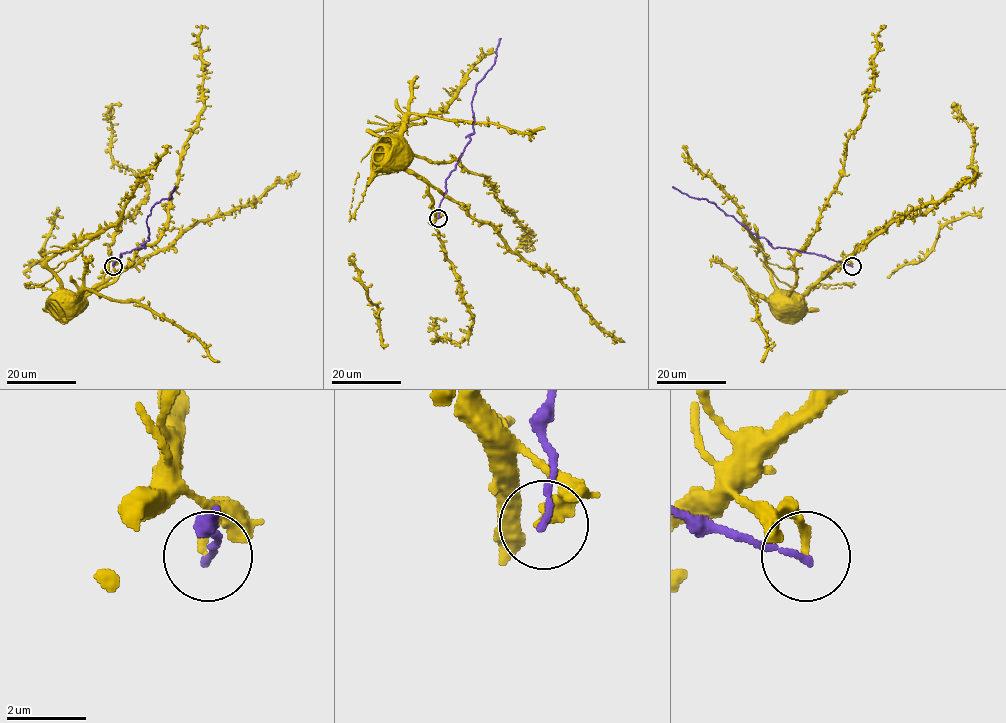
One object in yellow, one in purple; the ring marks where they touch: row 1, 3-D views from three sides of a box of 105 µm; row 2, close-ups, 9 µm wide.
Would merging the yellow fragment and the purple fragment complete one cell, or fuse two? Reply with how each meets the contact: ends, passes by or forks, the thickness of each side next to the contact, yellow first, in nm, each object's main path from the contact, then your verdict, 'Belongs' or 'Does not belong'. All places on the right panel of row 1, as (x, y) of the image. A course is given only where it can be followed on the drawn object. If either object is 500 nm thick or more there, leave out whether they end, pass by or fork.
At the ring yellow ends. At the ring purple ends. Thickness 200 nm (yellow) against 170 nm. Course of yellow: (852, 266), (847, 261), (840, 262), (809, 290), (790, 296), (778, 305). Course of purple: (852, 266), (813, 253), (773, 248), (714, 203), (689, 197), (672, 186). Does not belong

